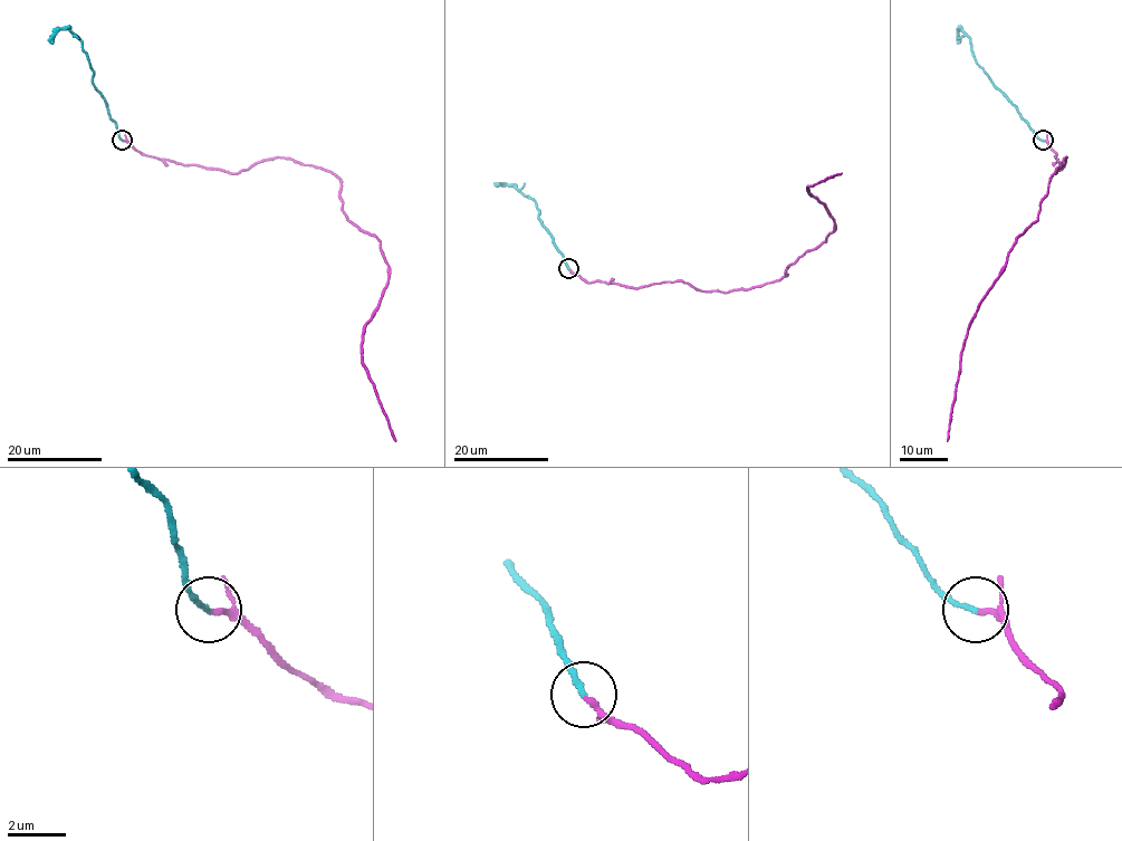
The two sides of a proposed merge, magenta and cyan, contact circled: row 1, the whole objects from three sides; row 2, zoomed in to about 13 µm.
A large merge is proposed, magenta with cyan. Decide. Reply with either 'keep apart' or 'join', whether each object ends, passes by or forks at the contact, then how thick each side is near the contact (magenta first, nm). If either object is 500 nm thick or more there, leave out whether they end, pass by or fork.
join; magenta passes by; cyan ends; calibres 130 and 180 nm

